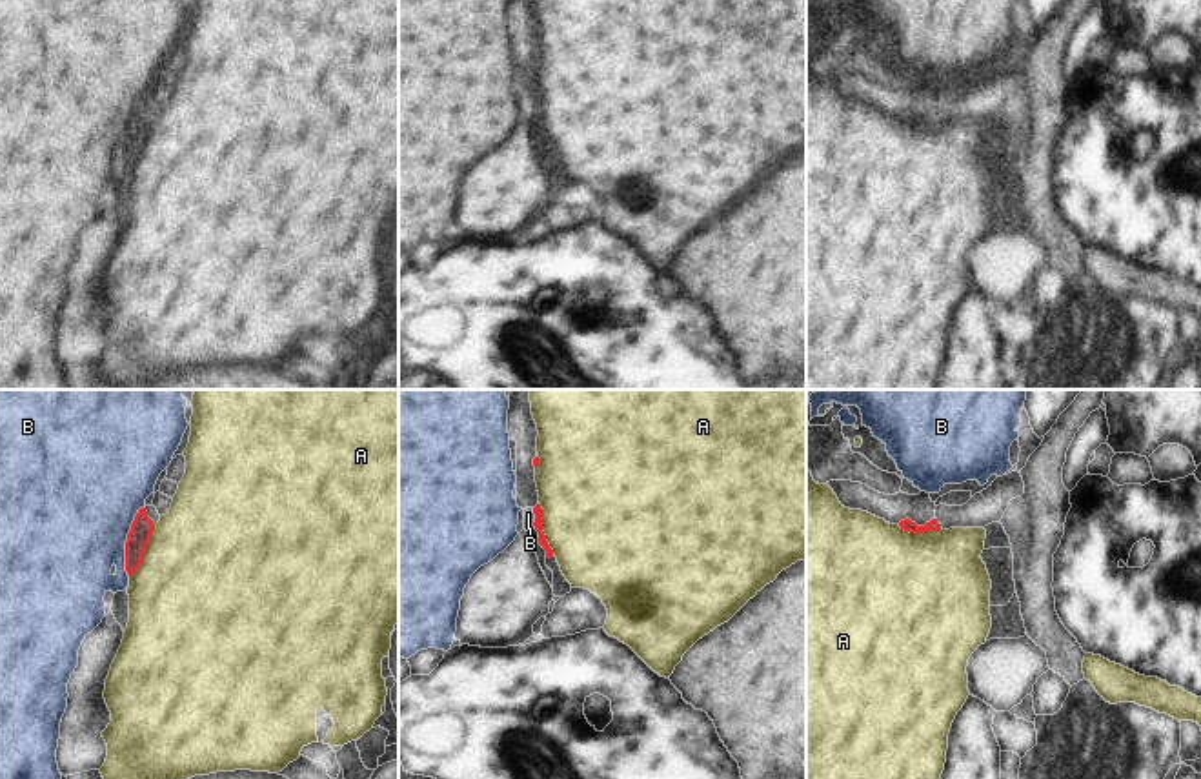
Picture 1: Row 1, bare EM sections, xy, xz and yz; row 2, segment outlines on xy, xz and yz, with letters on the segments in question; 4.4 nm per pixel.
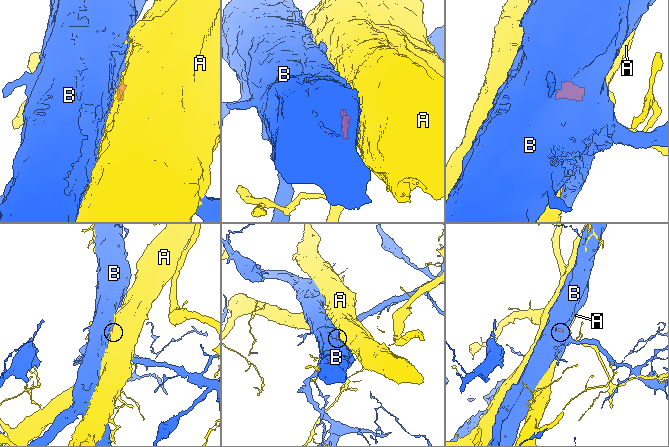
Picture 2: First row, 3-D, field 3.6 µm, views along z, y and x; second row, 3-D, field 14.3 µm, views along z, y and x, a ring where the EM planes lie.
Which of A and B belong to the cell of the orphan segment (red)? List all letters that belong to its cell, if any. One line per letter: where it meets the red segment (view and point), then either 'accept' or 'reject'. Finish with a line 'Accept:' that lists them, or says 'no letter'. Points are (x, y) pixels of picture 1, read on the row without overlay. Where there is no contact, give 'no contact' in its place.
A: xy (144, 144) | accept
B: xy (126, 133) | reject
Accept: A

